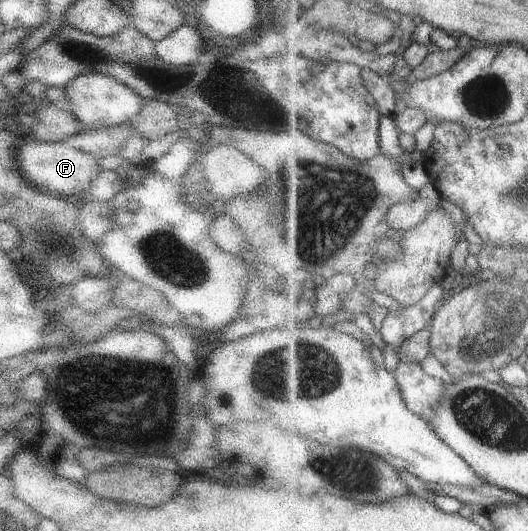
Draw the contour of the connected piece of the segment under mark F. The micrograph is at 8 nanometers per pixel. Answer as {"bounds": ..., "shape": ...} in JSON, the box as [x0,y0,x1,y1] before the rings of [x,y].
{"bounds":[16,142,102,196],"shape":[[[66,142],[25,143],[16,153],[19,153],[20,173],[27,179],[35,181],[39,187],[57,191],[57,194],[79,195],[82,193],[86,196],[90,185],[102,170],[96,157]]]}

